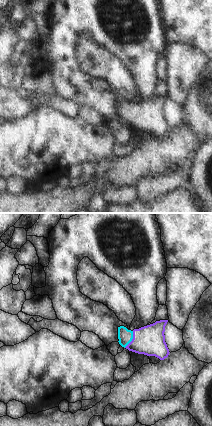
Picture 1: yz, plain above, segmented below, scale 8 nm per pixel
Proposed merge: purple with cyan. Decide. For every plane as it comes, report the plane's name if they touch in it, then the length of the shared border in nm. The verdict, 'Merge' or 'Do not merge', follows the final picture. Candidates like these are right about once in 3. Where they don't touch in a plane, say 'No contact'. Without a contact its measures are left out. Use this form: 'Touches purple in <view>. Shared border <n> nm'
Touches purple in yz. Shared border 150 nm.

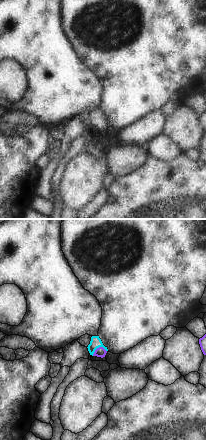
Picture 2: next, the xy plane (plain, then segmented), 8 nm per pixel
Touches purple in xy. Shared border 130 nm.

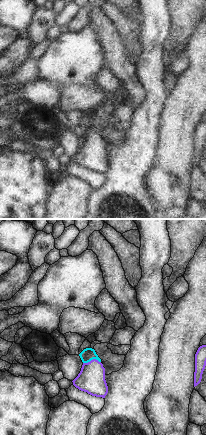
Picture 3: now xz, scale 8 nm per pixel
Touches purple in xz. Shared border 140 nm.

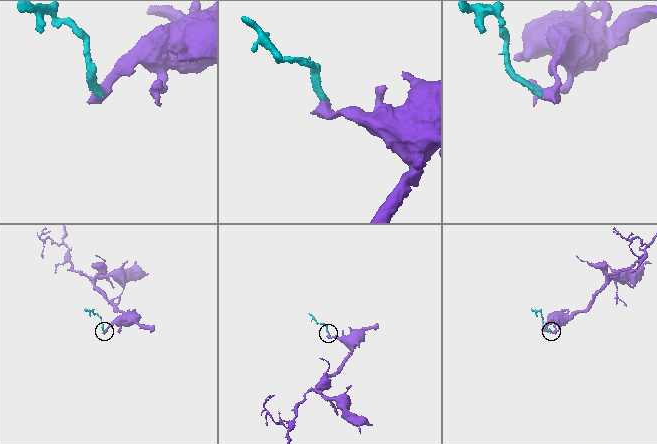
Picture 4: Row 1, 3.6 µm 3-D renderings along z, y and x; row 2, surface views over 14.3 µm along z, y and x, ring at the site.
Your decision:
Merge.

